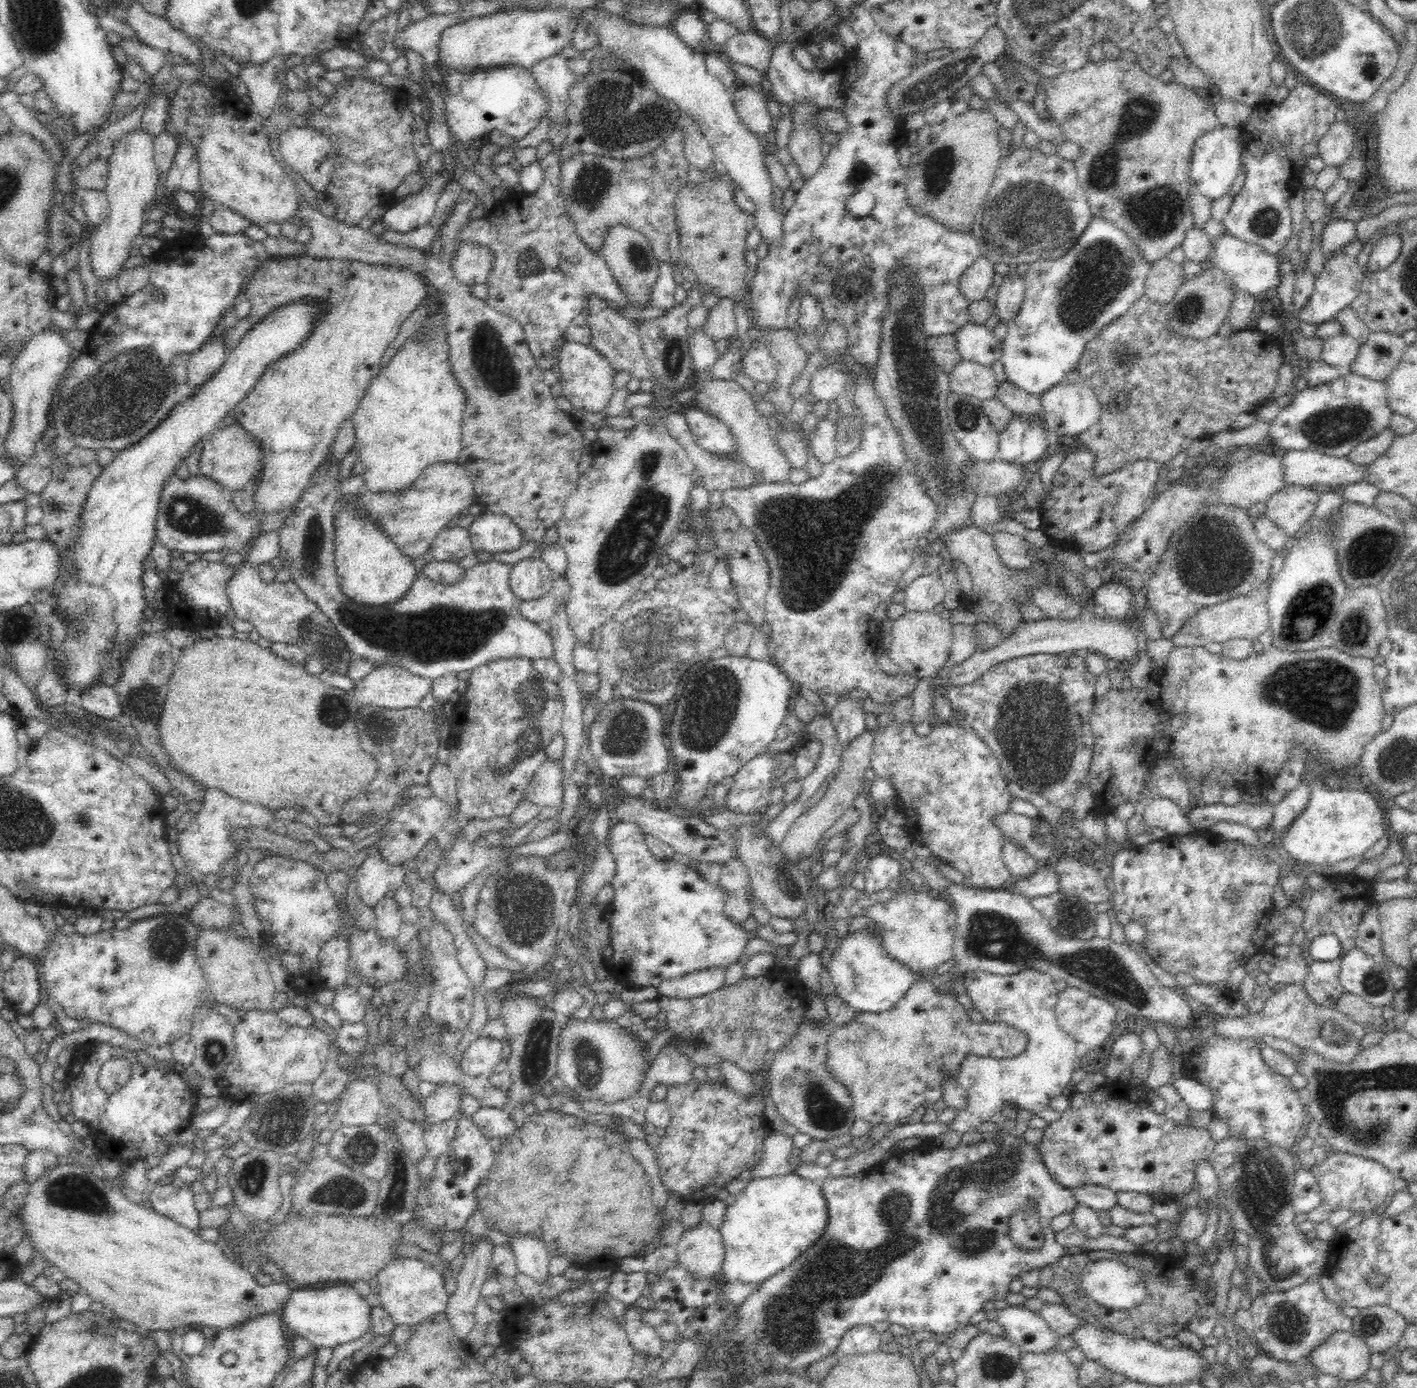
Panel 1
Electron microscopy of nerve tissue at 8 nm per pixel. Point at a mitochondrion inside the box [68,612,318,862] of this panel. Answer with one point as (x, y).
(143, 699)

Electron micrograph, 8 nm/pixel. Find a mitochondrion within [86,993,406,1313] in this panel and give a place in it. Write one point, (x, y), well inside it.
(276, 1119)

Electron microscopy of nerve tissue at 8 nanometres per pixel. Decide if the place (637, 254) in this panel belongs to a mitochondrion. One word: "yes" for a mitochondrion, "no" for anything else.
yes

